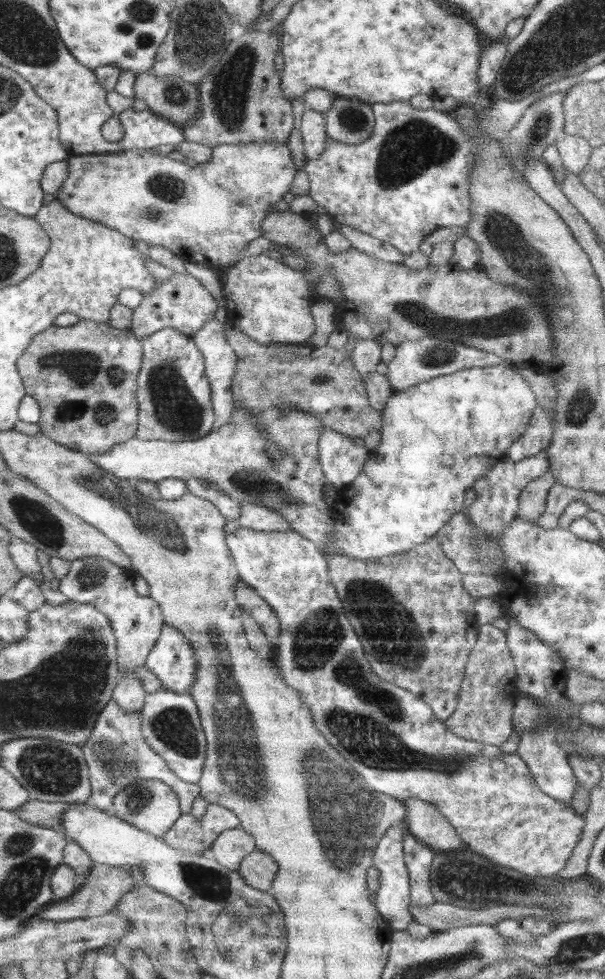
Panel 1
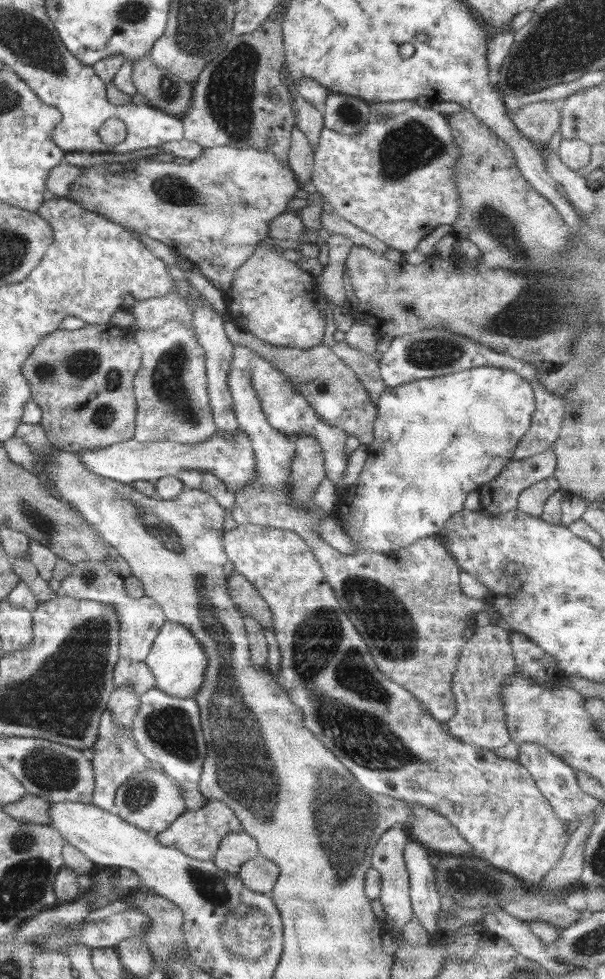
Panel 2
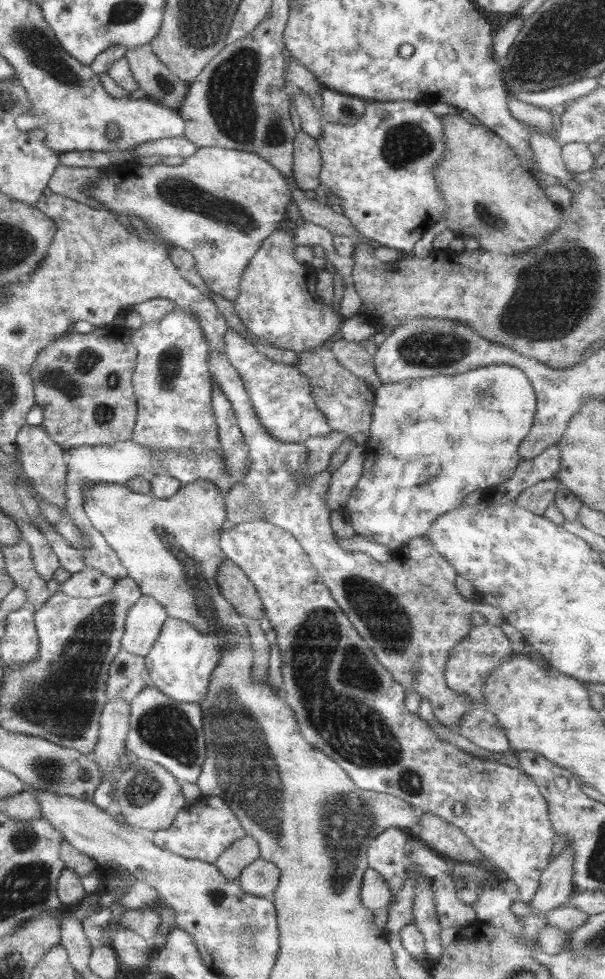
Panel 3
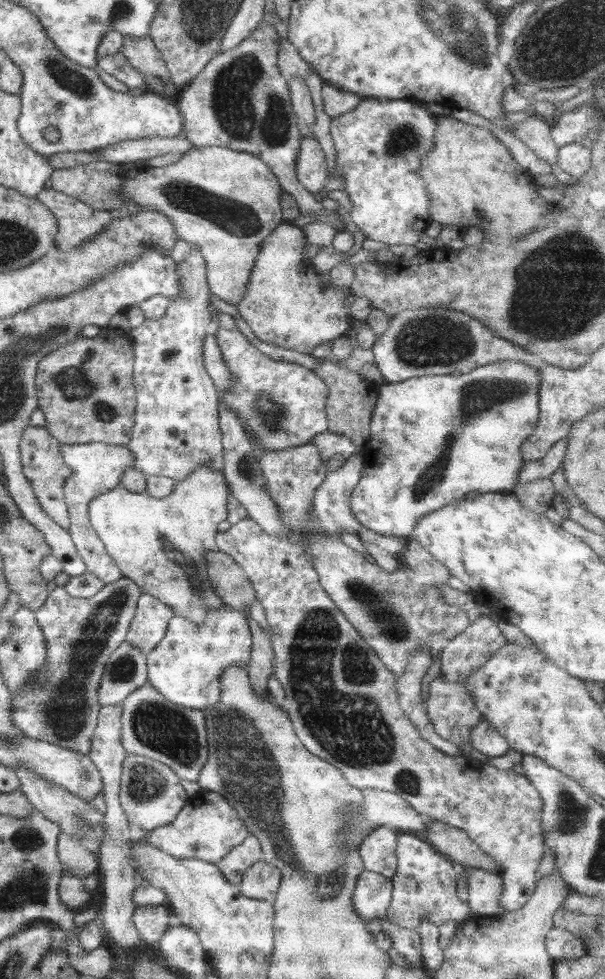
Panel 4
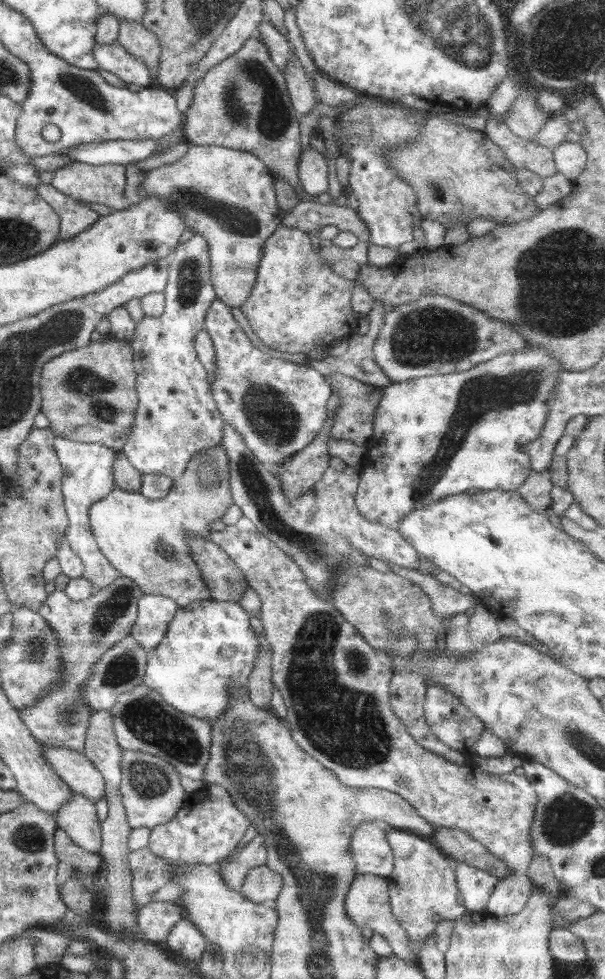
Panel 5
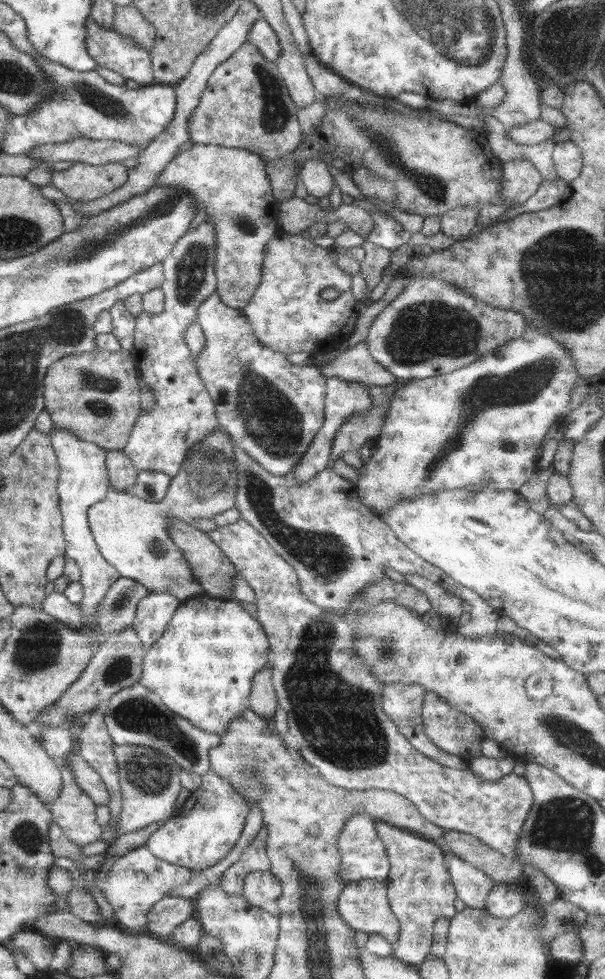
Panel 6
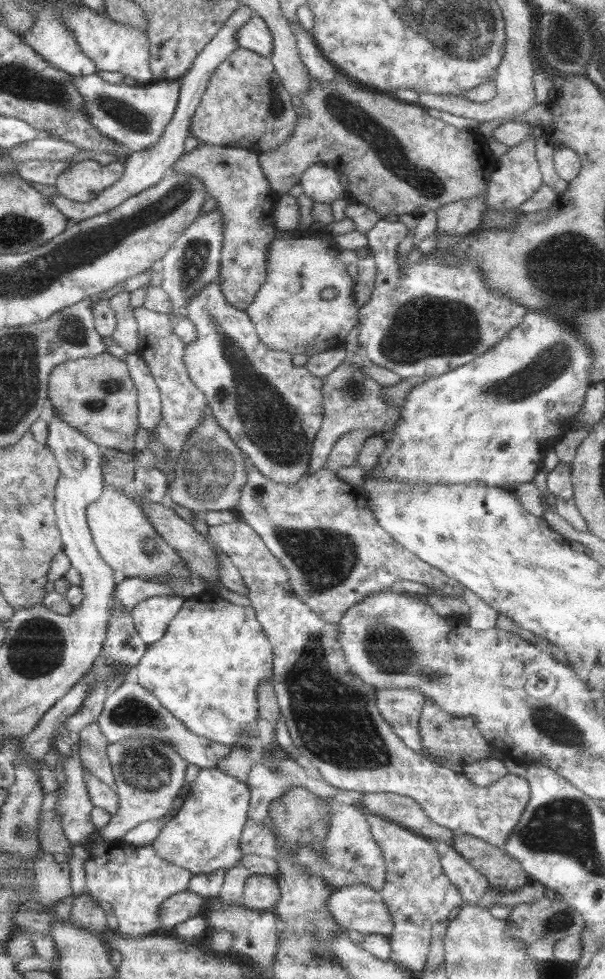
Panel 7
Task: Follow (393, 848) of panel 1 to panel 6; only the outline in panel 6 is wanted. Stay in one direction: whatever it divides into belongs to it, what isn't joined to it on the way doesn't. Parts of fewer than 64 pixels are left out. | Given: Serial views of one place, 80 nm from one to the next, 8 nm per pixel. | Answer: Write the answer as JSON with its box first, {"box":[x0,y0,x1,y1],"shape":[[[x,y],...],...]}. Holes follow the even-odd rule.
{"box":[337,812,390,884],"shape":[[[355,812],[346,821],[337,843],[340,861],[339,875],[345,880],[345,884],[358,882],[359,880],[386,882],[390,870],[389,857],[371,817],[367,817],[364,813],[357,814]]]}

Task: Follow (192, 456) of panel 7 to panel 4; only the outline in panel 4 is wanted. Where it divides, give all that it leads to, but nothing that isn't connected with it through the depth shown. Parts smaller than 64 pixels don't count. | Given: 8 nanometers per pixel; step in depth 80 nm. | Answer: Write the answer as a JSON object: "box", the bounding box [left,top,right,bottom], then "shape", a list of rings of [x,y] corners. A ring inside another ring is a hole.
{"box":[88,464,227,624],"shape":[[[199,464],[186,480],[177,481],[173,491],[166,498],[154,498],[148,493],[130,492],[122,486],[95,496],[88,503],[88,516],[93,529],[105,544],[106,552],[122,572],[132,580],[140,593],[154,596],[172,609],[175,616],[182,616],[194,624],[206,621],[210,611],[222,607],[222,600],[214,594],[208,580],[205,552],[217,551],[216,526],[227,520],[227,485],[222,470],[215,470],[211,464]]]}

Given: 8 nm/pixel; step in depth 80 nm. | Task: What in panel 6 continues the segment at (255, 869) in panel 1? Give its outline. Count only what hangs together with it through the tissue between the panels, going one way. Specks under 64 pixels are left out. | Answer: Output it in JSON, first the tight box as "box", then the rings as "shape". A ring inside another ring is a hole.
{"box":[242,871,281,907],"shape":[[[254,871],[246,875],[242,897],[252,906],[261,907],[266,902],[278,900],[281,882],[270,871]]]}

